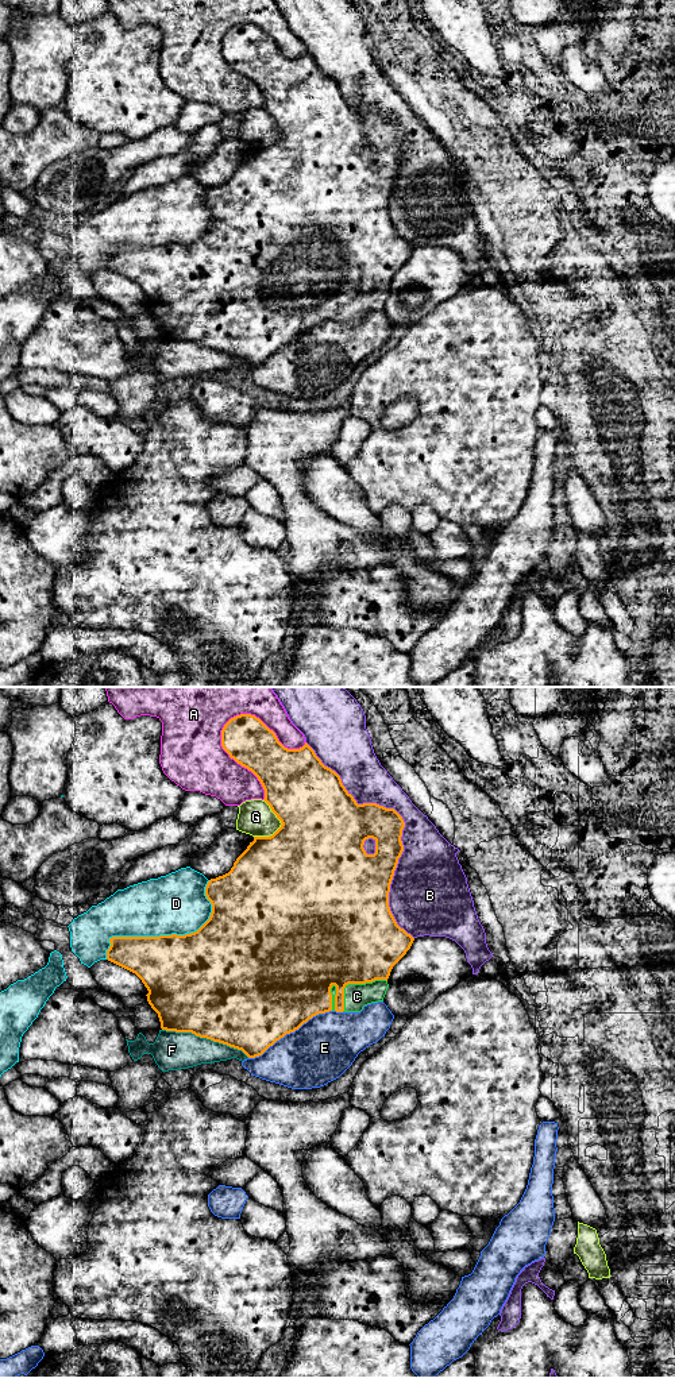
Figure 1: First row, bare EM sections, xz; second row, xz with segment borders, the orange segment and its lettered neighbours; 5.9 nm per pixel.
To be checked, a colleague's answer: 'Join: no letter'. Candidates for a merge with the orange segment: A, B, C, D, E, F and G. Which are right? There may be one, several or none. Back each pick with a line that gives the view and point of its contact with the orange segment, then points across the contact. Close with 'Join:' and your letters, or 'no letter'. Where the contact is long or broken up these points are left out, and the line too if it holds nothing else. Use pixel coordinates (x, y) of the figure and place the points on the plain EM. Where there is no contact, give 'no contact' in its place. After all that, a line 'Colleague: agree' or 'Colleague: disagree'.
C: contact xz (354, 292)
Join: C
Colleague: disagree

